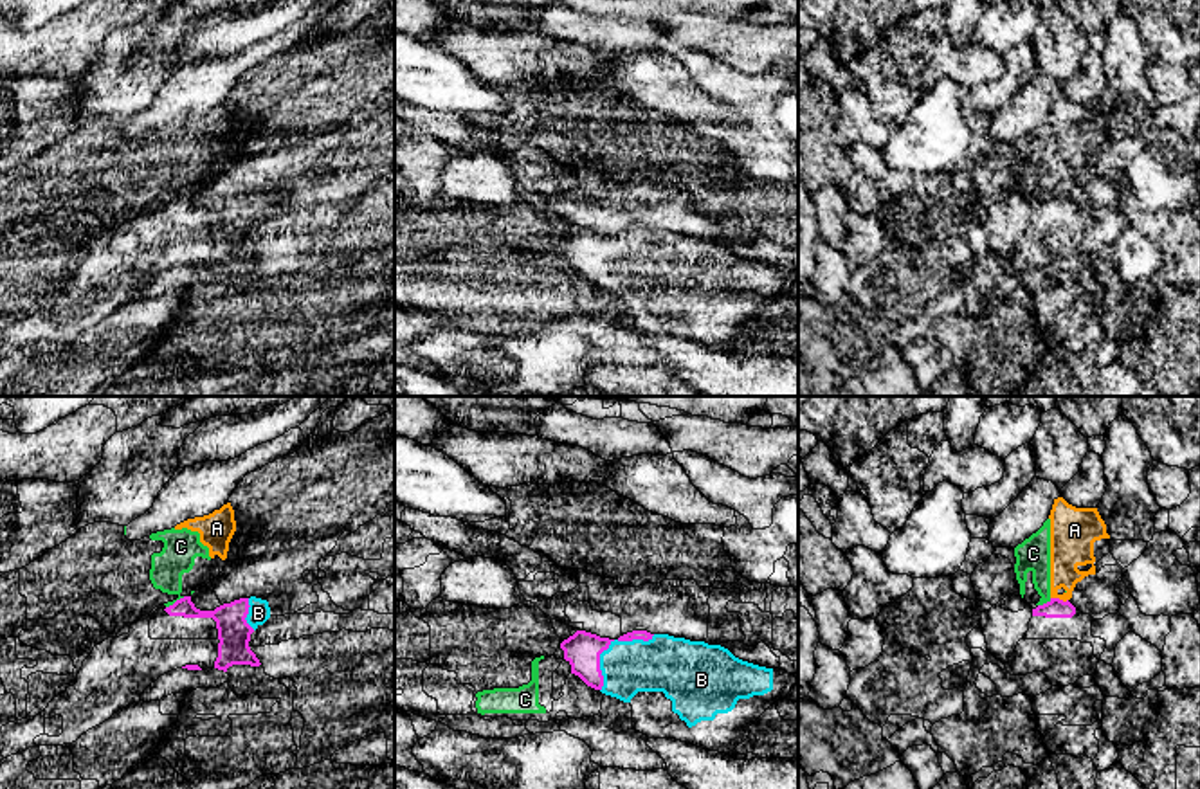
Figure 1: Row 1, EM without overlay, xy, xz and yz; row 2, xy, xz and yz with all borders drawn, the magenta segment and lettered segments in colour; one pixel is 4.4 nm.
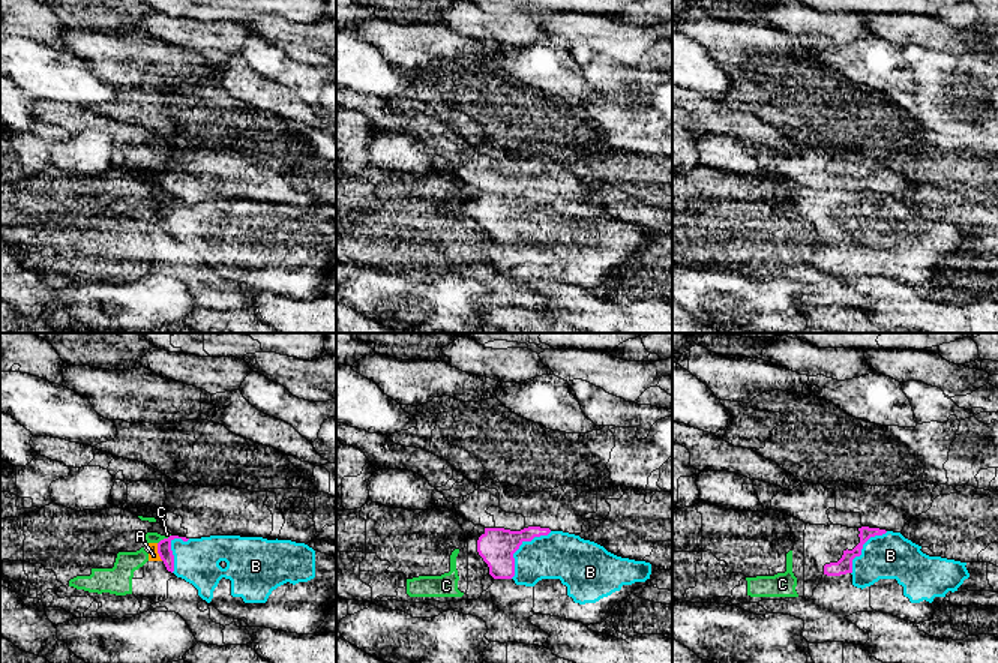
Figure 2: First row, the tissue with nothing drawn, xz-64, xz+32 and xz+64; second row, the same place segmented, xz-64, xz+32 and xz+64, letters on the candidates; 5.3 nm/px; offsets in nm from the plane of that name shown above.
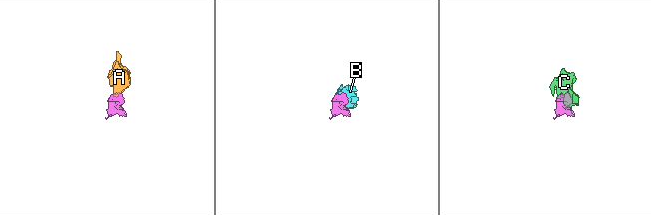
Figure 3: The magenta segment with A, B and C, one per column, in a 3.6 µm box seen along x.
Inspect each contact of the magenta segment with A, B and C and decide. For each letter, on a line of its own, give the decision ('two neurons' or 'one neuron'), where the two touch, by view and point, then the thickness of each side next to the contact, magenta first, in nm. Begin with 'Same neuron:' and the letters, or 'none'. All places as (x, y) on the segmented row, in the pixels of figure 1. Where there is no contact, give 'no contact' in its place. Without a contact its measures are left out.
Same neuron: B
A: two neurons | yz (1058, 598) | 90/190 nm
B: one neuron | xz (609, 643) | 160/240 nm
C: two neurons | xy (177, 600) | 130/160 nm

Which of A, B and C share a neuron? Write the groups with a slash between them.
A C / B

